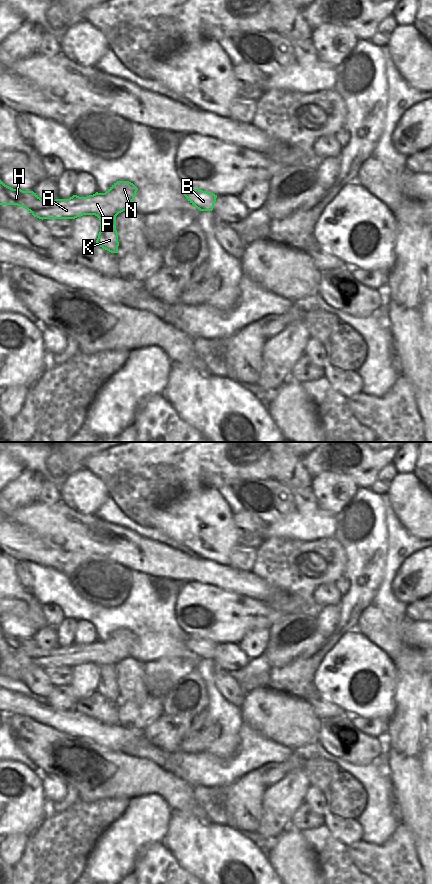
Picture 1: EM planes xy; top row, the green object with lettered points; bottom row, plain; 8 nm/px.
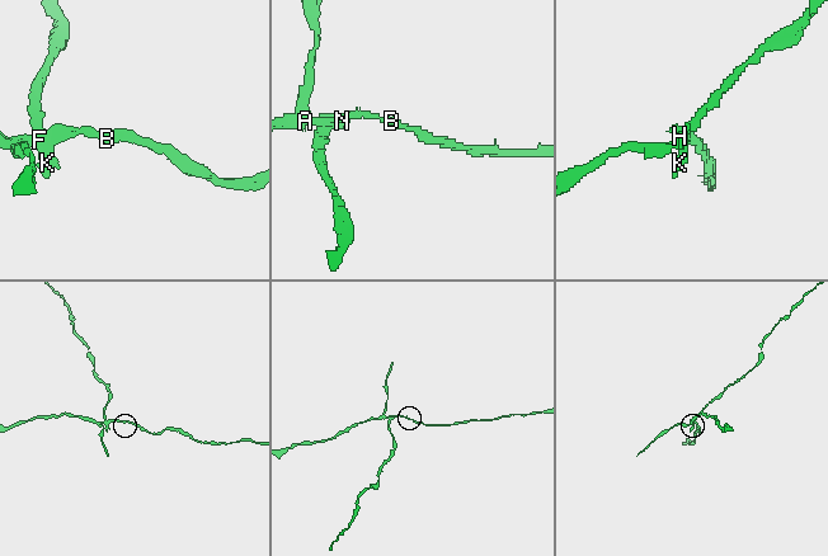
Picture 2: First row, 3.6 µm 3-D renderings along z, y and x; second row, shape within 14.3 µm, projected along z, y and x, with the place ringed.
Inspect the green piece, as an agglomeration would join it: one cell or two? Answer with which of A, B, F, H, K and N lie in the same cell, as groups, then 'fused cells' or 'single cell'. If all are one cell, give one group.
groups A B F H N / K; fused cells

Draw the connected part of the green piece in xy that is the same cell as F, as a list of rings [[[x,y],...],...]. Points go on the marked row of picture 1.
[[[0,180],[0,205],[17,205],[39,219],[75,219],[83,215],[116,217],[130,209],[138,188],[129,181],[117,181],[105,193],[87,197],[45,201],[33,191],[13,189]]]

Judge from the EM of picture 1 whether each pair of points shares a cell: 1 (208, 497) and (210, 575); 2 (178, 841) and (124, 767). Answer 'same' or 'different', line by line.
1: different
2: different

